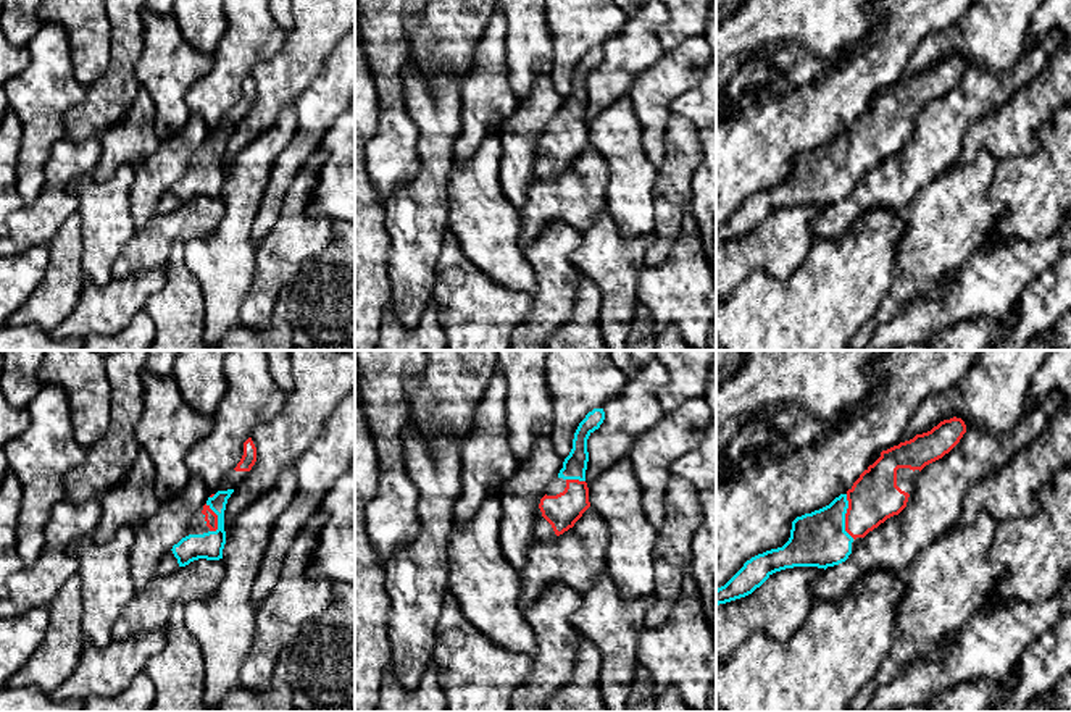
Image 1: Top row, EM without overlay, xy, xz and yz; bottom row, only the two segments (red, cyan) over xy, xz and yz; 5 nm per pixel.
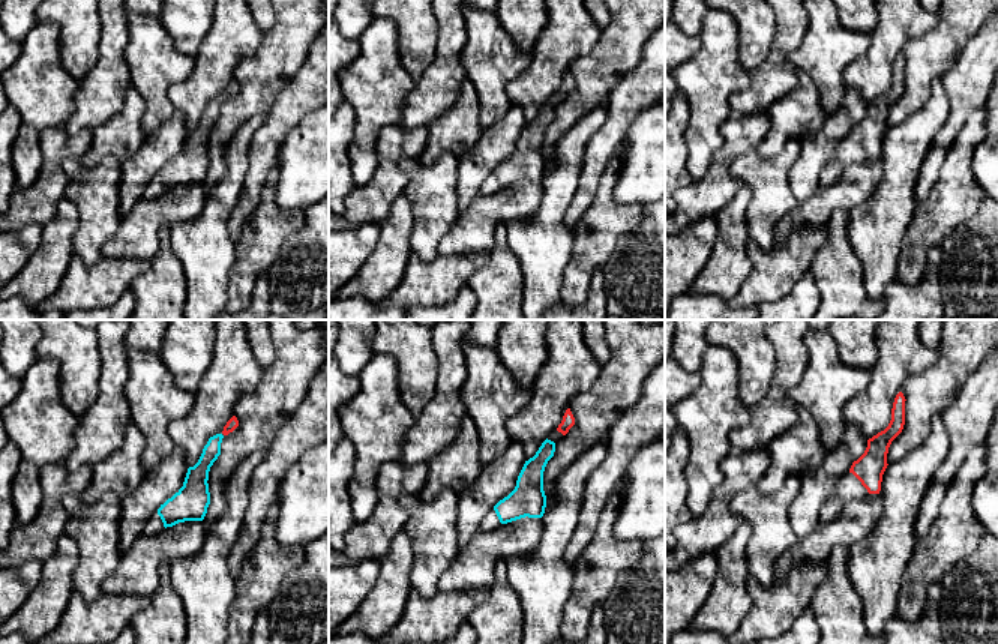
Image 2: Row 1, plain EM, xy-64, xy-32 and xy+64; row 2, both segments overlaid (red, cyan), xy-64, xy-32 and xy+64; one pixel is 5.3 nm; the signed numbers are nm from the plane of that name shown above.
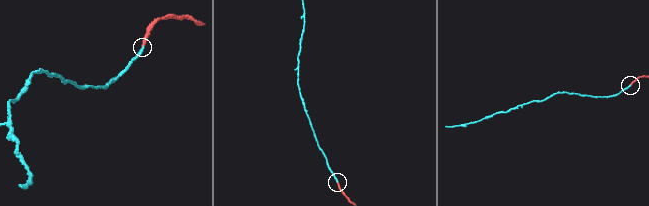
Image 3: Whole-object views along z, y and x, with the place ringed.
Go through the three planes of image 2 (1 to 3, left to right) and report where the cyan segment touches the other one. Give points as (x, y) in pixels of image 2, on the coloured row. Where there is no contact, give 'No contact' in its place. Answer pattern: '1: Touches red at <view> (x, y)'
1: No contact
2: No contact
3: No contact

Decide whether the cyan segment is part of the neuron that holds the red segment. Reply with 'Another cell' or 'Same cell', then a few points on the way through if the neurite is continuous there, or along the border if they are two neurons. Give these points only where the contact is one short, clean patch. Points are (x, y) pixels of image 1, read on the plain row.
Same cell

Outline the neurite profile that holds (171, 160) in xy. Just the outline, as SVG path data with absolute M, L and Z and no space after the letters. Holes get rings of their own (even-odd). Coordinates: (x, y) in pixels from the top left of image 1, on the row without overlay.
M192 113L184 129L163 140L158 150L135 170L129 191L135 231L156 215L161 195L187 174L192 155L203 149L208 136L205 121Z

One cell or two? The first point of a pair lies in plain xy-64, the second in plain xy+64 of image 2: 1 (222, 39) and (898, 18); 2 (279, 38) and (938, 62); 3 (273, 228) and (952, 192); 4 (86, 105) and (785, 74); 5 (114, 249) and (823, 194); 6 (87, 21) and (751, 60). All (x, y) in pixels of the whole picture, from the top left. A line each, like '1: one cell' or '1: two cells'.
1: one cell
2: one cell
3: one cell
4: one cell
5: one cell
6: one cell

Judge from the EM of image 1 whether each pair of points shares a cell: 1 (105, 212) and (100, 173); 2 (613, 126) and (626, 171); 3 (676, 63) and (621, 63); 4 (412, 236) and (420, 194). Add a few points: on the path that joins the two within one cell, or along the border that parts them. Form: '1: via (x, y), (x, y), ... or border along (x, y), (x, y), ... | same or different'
1: border along (134, 168), (121, 165), (104, 180), (91, 176) | different
2: via (618, 138), (626, 160) | same
3: border along (663, 52), (629, 91) | different
4: via (416, 226), (416, 213), (421, 204) | same

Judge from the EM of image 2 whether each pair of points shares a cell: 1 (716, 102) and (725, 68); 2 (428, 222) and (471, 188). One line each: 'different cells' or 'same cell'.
1: same cell
2: different cells

